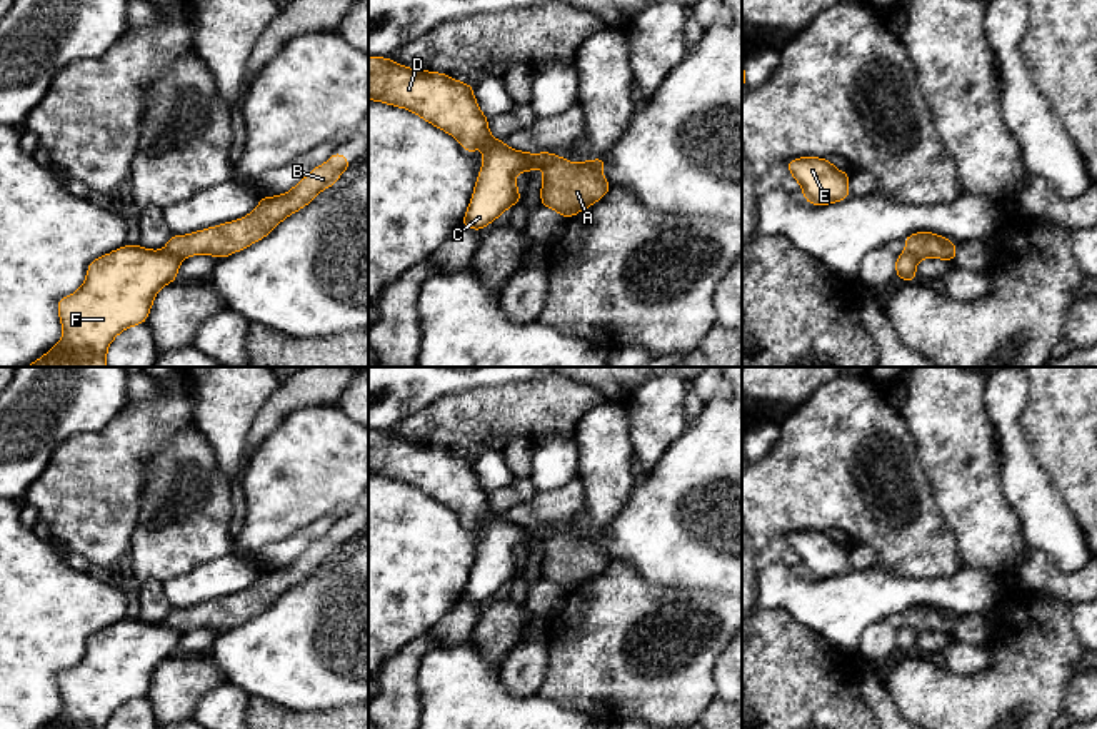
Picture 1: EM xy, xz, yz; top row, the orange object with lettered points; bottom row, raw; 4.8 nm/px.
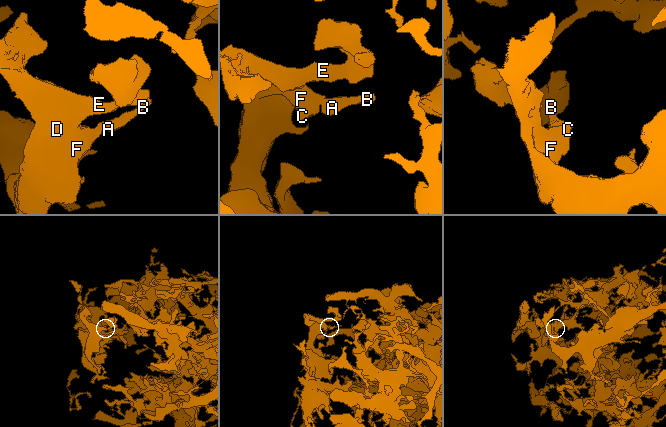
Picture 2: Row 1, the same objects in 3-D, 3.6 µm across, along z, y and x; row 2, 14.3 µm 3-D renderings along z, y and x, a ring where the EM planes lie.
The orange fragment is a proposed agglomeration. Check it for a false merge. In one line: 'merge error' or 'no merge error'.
merge error

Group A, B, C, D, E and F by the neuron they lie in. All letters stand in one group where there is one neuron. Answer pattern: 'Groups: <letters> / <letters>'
Groups: A B / C D E F

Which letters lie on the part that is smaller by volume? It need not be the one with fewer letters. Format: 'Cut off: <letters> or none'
Cut off: A, B

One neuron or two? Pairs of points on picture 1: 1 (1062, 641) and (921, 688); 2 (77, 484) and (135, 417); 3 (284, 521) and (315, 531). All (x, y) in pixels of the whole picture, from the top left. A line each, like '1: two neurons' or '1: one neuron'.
1: one neuron
2: one neuron
3: two neurons

